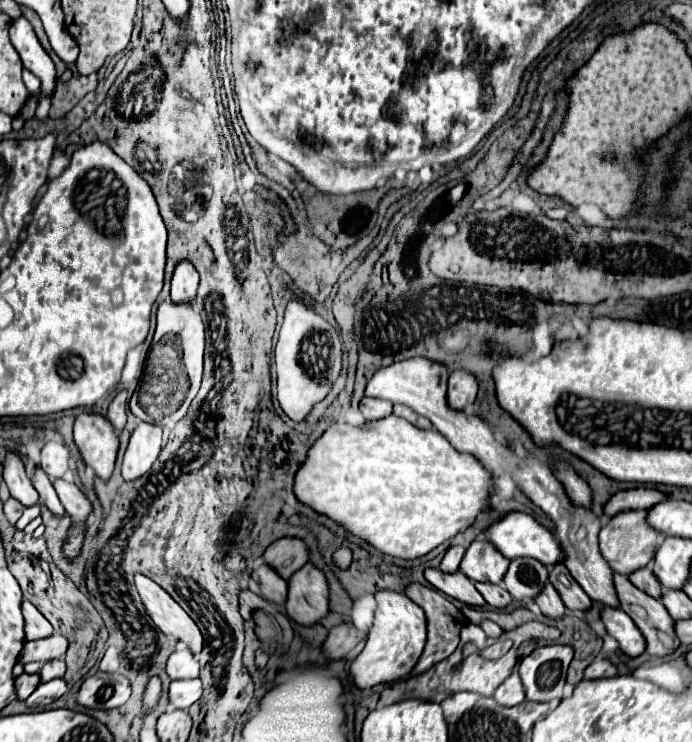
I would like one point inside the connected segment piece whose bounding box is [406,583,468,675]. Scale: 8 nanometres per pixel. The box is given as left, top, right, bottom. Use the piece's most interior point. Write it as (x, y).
(444, 621)

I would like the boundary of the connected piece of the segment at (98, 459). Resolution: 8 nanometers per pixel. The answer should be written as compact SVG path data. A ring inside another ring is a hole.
M80 413L74 423L74 441L88 467L96 471L100 479L108 479L114 469L118 453L118 433L104 415Z

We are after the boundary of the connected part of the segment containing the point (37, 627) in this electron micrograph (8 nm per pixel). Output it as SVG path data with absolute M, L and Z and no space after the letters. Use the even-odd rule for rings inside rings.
M22 601L22 613L26 619L26 639L44 639L50 637L54 633L52 625L46 621L46 617L30 603L30 601Z

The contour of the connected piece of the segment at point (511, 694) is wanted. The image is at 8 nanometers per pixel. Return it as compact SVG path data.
M512 673L494 693L494 699L500 703L500 705L518 705L518 703L524 703L526 701L526 693L522 689L522 683L520 683L520 677L518 673Z

